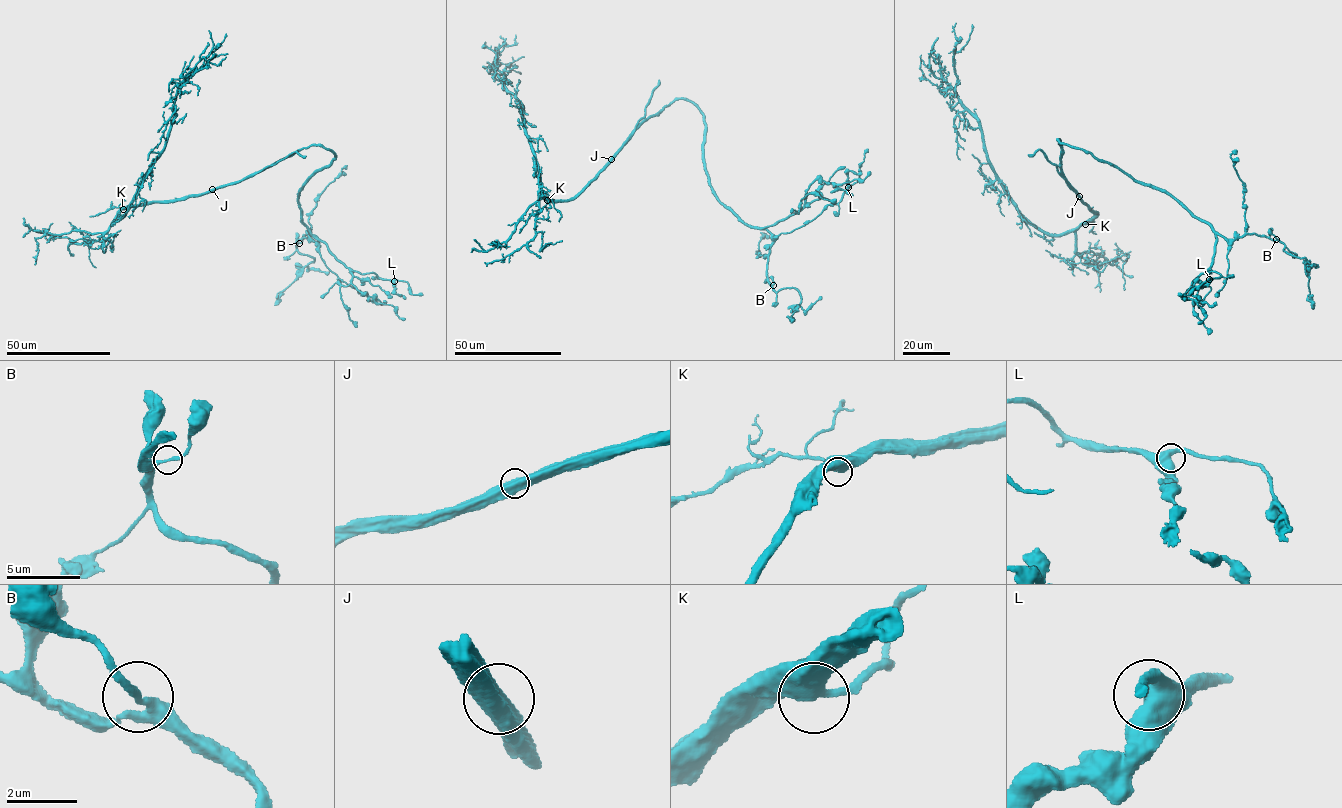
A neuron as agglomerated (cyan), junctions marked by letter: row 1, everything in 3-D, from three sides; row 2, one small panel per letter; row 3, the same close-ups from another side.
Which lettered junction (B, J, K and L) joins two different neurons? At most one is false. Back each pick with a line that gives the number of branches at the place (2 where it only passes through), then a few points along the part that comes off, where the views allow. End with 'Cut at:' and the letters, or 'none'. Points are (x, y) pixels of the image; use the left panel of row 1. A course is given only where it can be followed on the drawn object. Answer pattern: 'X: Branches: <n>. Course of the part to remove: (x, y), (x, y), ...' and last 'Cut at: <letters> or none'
Cut at: none

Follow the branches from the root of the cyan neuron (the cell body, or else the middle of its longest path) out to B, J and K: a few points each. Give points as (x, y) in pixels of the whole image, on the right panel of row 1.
B: (1062, 173), (1063, 153), (1058, 140), (1090, 152), (1135, 180), (1159, 188), (1227, 239), (1253, 234), (1277, 239)
J: (1062, 173), (1079, 196)
K: (1062, 173), (1080, 200), (1096, 212), (1096, 216), (1086, 220), (1085, 224)

